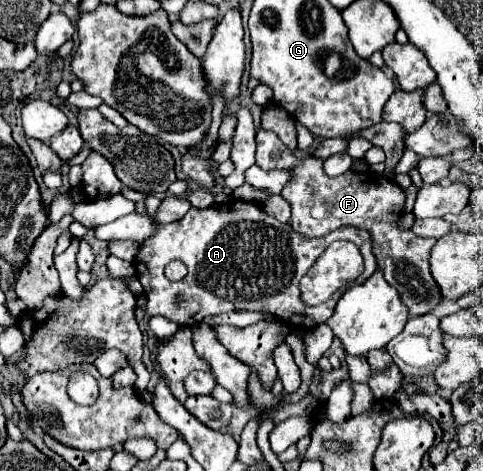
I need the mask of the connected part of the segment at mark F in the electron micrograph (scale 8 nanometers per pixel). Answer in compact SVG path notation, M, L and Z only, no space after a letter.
M267 129L257 131L257 165L261 169L287 169L291 171L291 181L281 191L291 203L293 215L291 215L291 227L299 231L305 237L323 237L329 231L343 227L343 225L355 225L361 229L367 229L373 239L373 255L379 261L379 267L383 269L383 275L387 283L391 283L403 303L407 305L411 317L429 313L439 301L439 287L435 287L435 281L429 271L429 253L435 245L435 239L423 239L417 237L413 231L403 231L397 227L397 219L403 213L405 193L387 177L373 173L373 171L347 171L339 177L329 177L323 171L323 161L315 157L297 157L293 151L289 151L283 141Z

